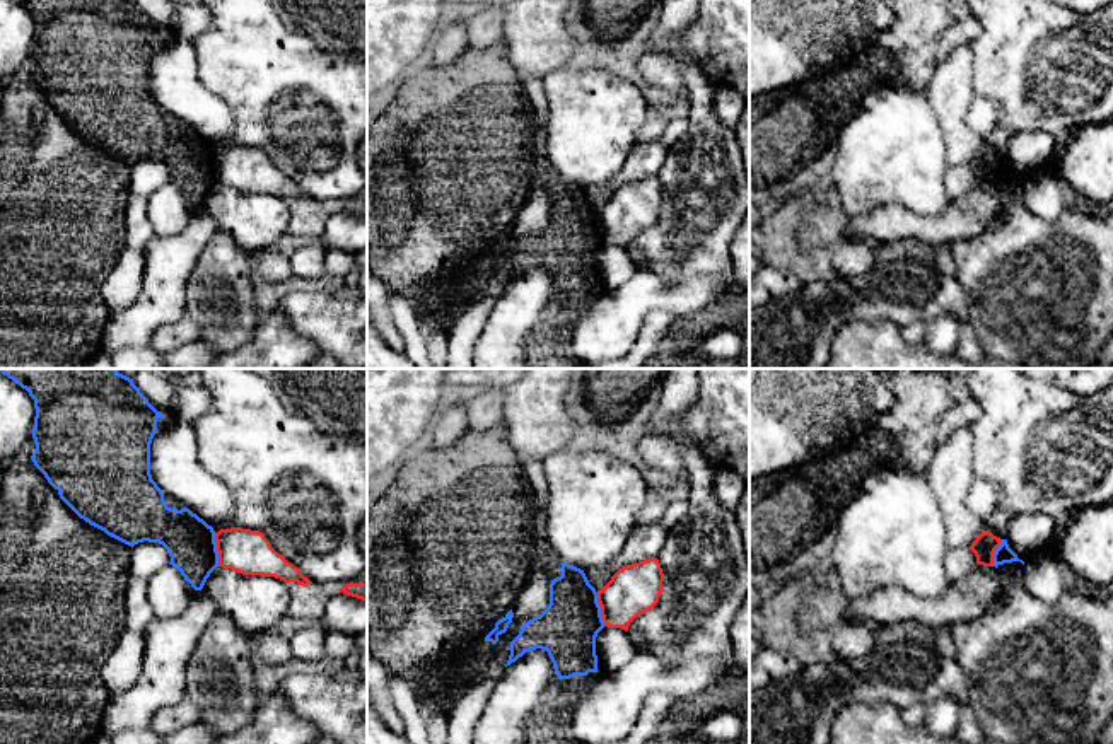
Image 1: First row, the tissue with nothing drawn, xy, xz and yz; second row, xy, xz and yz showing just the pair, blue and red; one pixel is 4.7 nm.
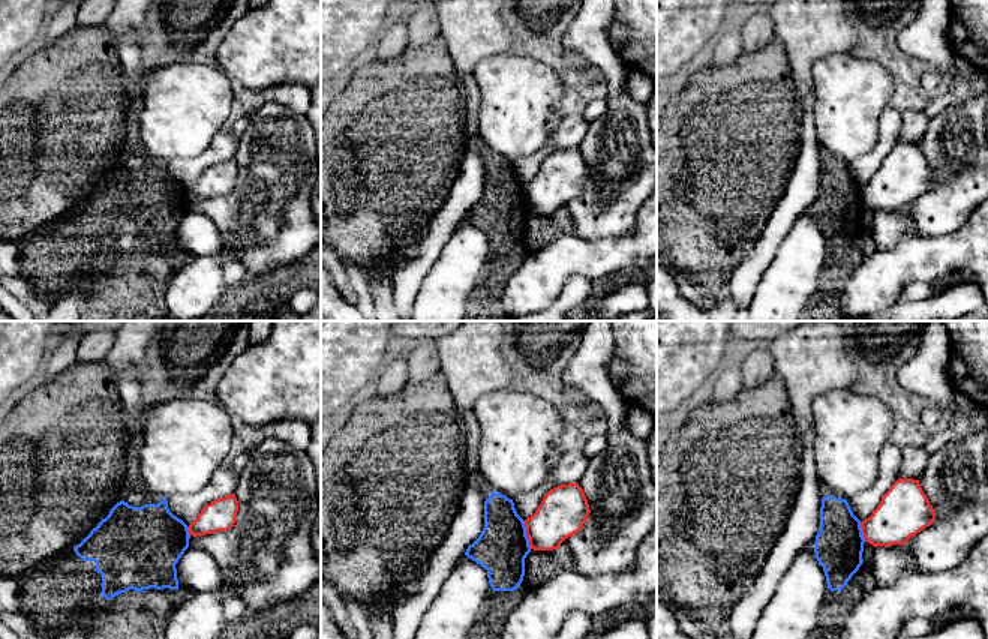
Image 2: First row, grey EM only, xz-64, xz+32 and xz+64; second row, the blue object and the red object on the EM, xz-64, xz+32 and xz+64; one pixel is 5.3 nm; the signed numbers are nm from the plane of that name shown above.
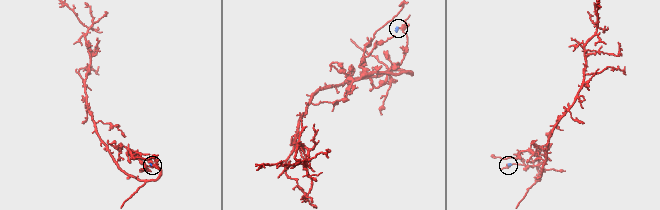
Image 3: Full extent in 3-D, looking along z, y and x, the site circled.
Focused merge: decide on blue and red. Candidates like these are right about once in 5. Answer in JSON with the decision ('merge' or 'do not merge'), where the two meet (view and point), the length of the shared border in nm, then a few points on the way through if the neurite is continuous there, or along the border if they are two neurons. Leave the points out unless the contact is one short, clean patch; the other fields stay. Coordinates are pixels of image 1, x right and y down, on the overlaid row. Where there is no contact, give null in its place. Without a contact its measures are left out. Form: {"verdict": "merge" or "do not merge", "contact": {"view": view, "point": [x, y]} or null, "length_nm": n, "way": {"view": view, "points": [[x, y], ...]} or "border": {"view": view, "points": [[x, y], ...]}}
{"verdict": "do not merge", "contact": {"view": "xy", "point": [215, 550]}, "length_nm": 160, "border": {"view": "xy", "points": [[215, 533], [219, 565]]}}

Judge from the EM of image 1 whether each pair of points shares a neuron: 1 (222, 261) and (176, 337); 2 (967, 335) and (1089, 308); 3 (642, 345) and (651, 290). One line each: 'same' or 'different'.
1: different
2: different
3: different

